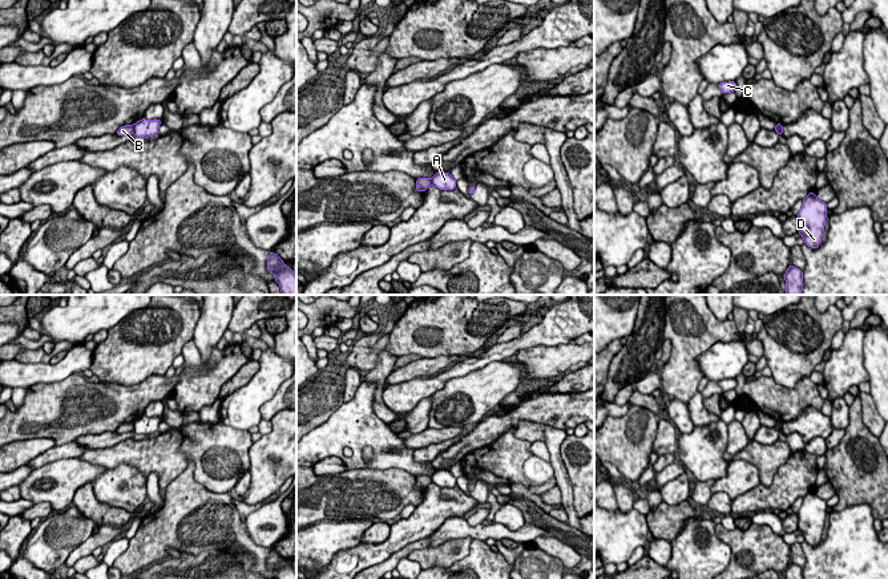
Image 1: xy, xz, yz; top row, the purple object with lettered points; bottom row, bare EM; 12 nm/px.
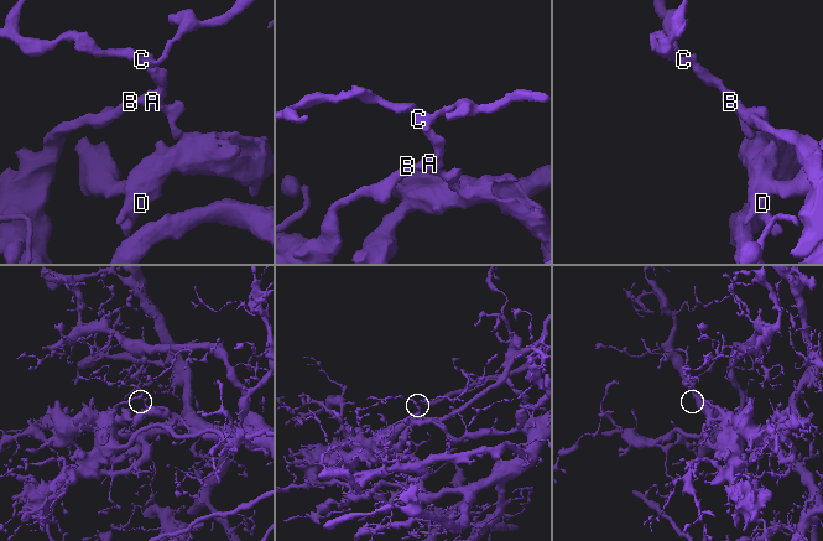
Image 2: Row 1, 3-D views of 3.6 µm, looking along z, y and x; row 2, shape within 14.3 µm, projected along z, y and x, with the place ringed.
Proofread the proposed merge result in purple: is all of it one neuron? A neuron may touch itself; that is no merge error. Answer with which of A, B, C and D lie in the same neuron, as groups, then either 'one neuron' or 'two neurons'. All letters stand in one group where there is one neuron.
A C D / B | two neurons

